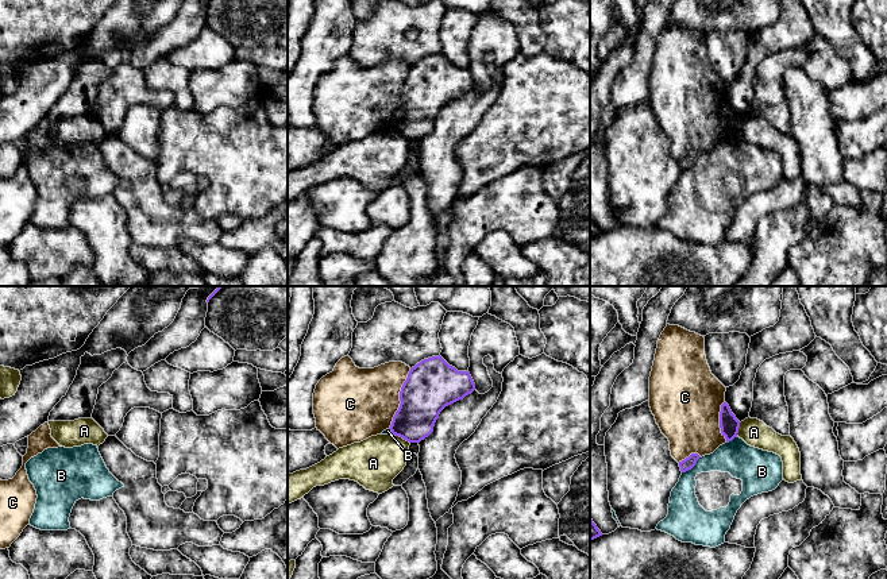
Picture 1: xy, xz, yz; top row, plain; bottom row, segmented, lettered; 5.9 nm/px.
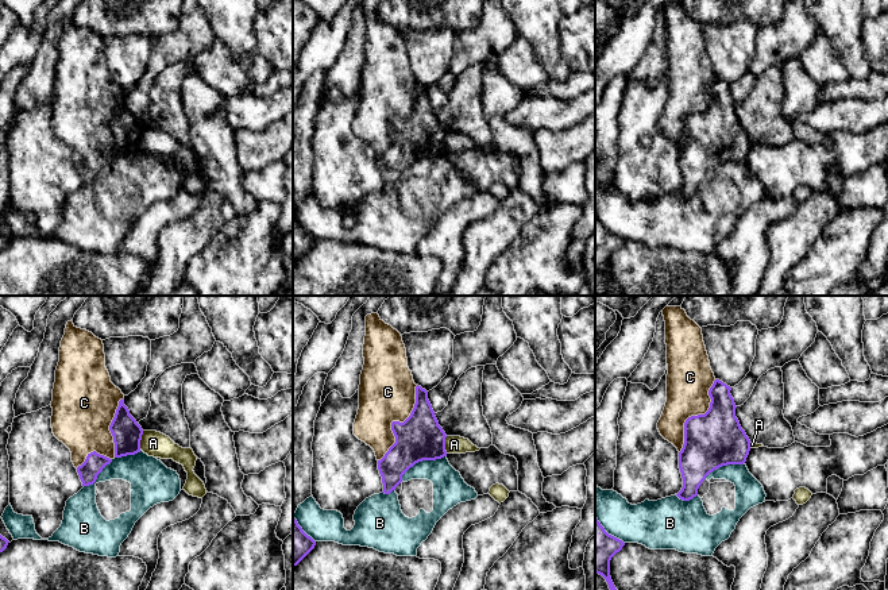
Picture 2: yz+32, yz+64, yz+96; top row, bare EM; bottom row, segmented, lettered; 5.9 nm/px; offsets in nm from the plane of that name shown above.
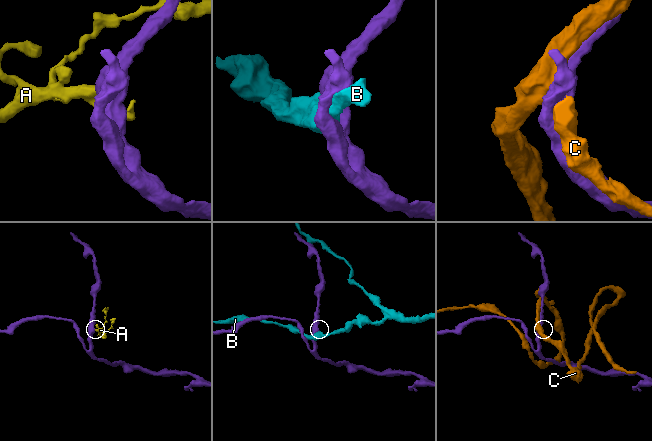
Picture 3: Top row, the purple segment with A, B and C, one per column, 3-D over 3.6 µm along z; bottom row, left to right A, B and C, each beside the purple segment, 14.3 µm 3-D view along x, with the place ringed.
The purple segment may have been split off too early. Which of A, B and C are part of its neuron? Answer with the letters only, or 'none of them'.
none of them

